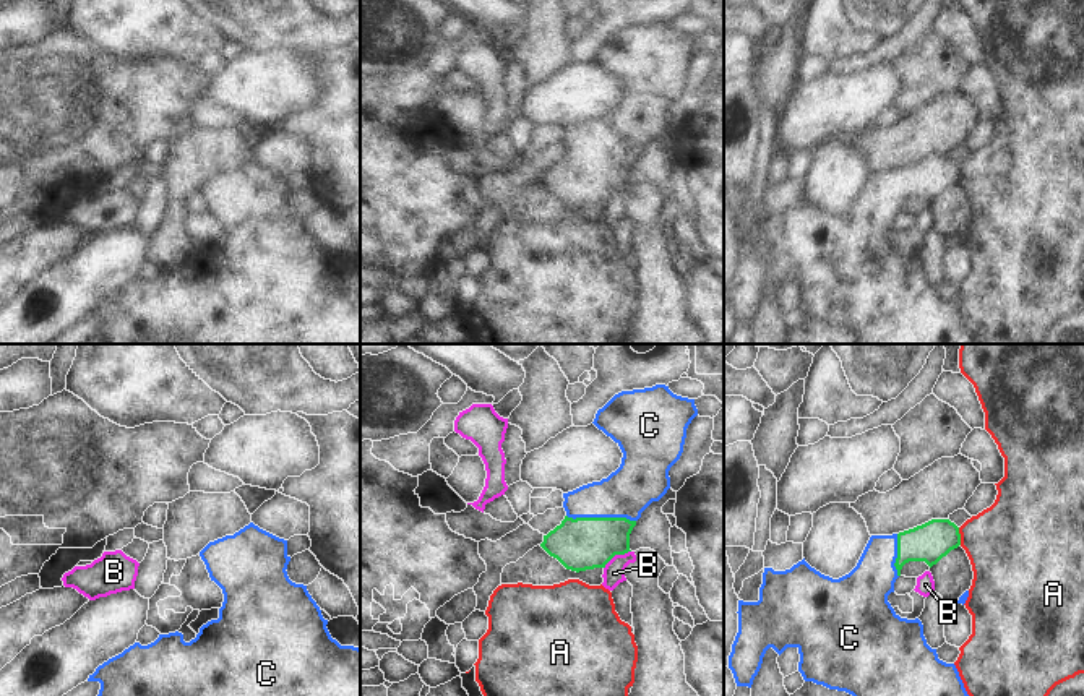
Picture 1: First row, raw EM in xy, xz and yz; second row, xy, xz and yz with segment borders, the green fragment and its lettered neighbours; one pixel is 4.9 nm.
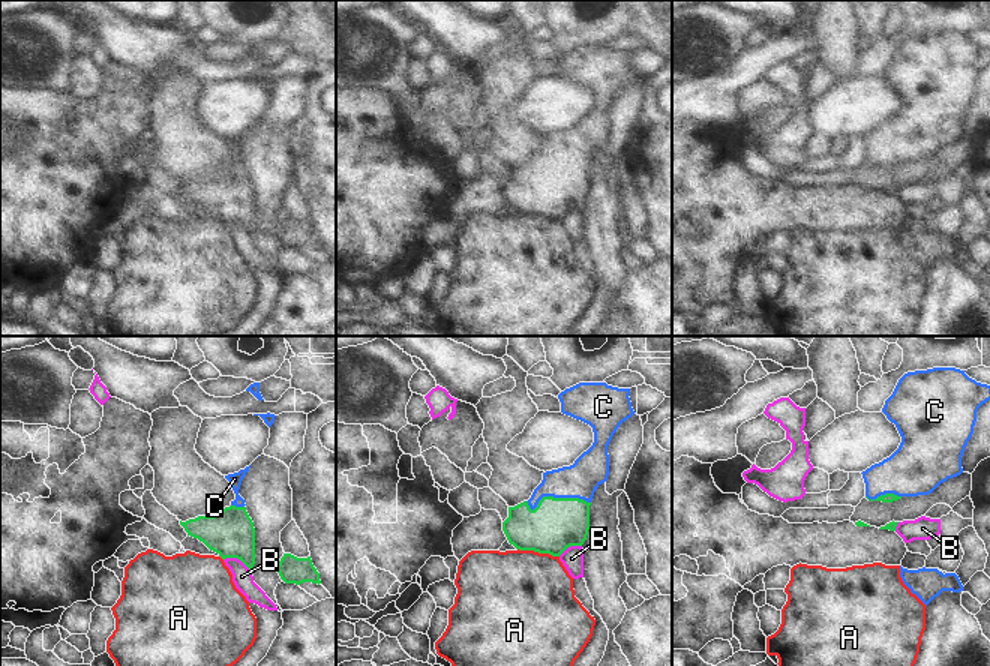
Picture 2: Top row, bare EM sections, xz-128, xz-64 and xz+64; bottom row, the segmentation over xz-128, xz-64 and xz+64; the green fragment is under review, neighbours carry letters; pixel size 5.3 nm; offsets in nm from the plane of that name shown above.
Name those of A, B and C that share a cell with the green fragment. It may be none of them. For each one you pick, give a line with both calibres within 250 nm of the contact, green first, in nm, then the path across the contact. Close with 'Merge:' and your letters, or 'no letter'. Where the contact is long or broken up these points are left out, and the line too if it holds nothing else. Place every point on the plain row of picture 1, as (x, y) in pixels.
C: calibres 260 and 240 nm; way xz (580, 180), (597, 163), (601, 154), (627, 128)
Merge: C

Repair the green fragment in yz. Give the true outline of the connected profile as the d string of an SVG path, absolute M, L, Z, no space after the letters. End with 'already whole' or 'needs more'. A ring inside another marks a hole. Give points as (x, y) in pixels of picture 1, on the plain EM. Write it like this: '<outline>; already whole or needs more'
M931 156L899 170L871 172L857 203L839 216L821 211L805 195L785 208L764 204L759 237L738 237L738 269L729 292L737 323L751 324L769 284L779 292L787 284L797 284L803 316L852 331L857 344L974 344L956 302L940 297L936 286L927 281L922 258L901 255L888 238L905 200L925 198L931 204L959 182L961 170L954 159Z; needs more

